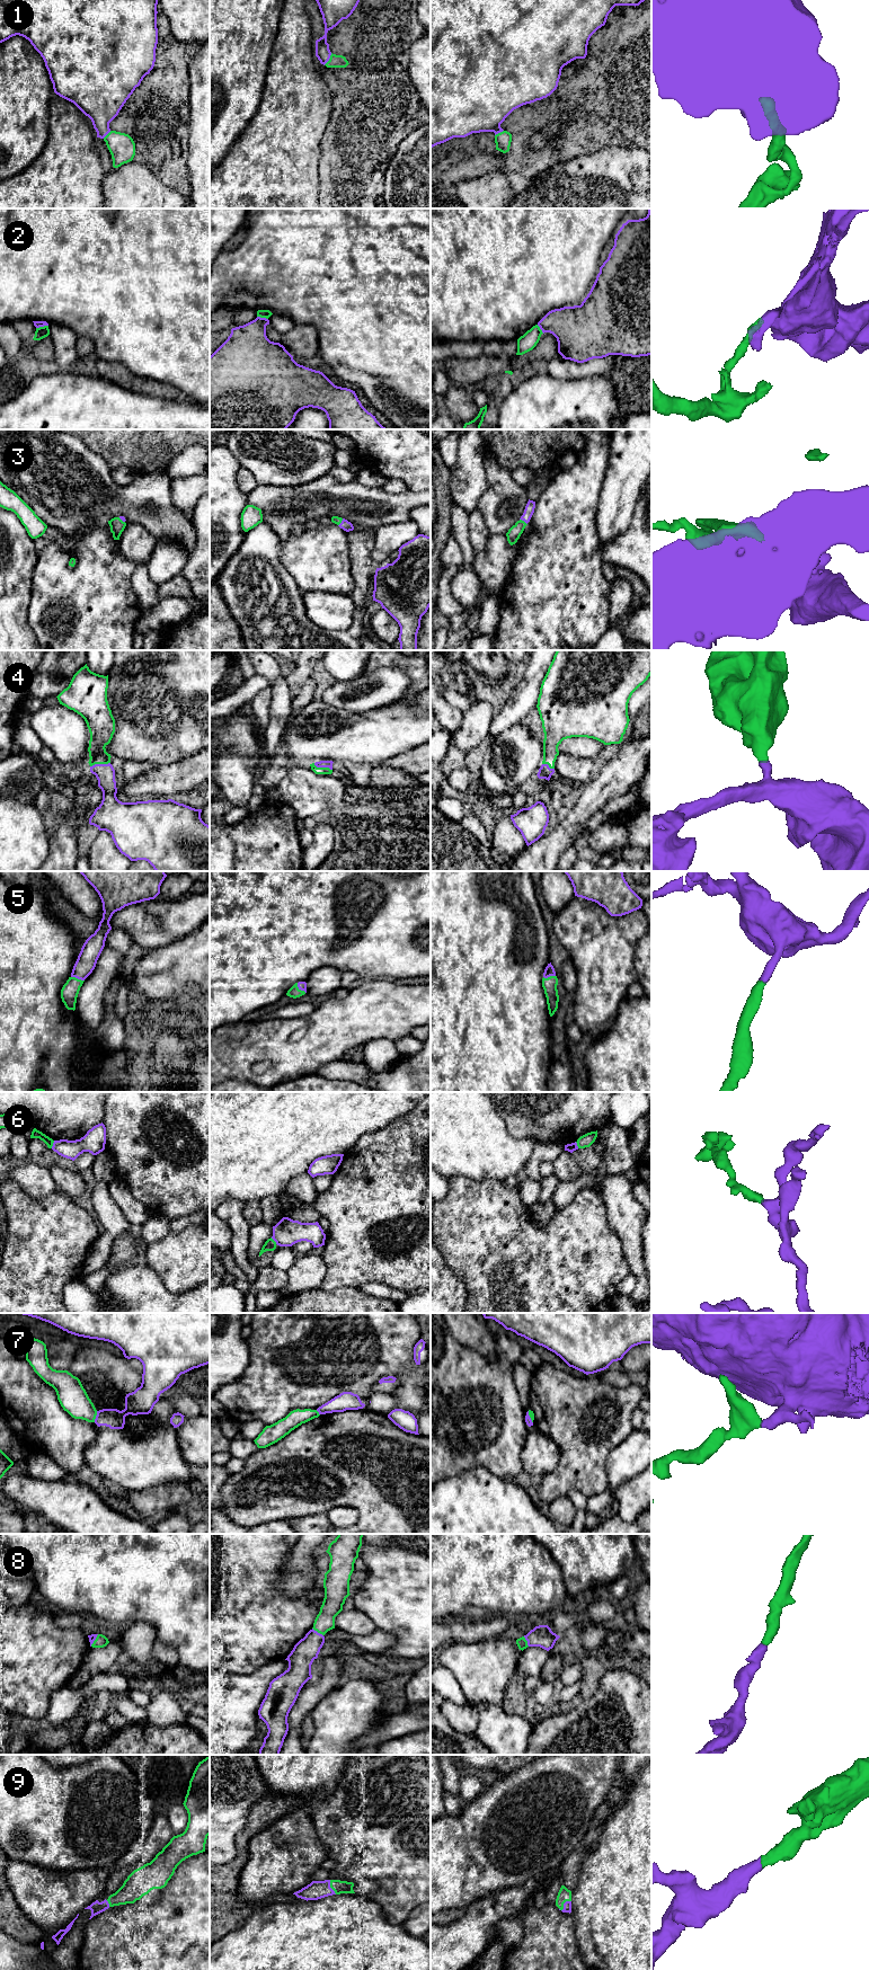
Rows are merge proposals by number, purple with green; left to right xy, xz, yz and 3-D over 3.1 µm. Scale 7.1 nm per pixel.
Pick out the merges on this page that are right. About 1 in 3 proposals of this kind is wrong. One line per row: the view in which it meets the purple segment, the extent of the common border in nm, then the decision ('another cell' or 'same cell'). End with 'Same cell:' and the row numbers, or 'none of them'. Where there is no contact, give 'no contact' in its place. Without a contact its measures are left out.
1: contact in xz; length 110 nm; same cell
2: contact in xy; length 90 nm; another cell
3: contact in yz; length 70 nm; same cell
4: contact in xy; length 150 nm; same cell
5: contact in xy; length 100 nm; same cell
6: contact in xy; length 60 nm; another cell
7: contact in xy; length 80 nm; another cell
8: contact in xz; length 100 nm; same cell
9: contact in yz; length 110 nm; same cell
Same cell: 1, 3, 4, 5, 8, 9

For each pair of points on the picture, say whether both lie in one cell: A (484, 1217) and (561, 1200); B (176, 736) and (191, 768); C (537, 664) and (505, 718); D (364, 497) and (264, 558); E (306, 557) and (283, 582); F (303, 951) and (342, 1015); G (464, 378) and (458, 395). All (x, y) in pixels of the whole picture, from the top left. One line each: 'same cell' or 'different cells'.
A: different cells
B: different cells
C: same cell
D: different cells
E: different cells
F: different cells
G: different cells

